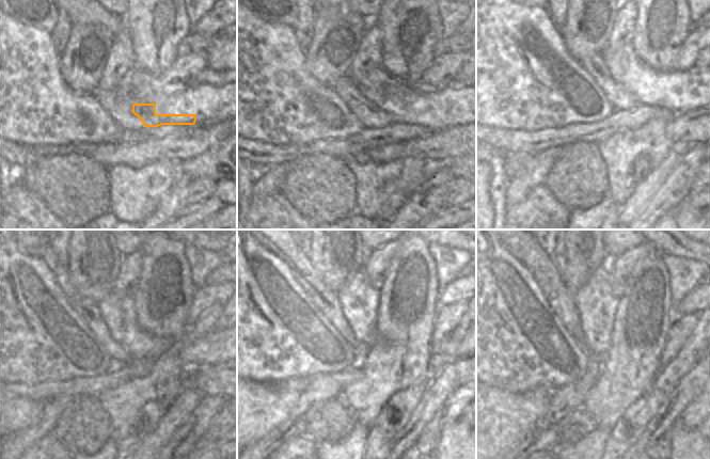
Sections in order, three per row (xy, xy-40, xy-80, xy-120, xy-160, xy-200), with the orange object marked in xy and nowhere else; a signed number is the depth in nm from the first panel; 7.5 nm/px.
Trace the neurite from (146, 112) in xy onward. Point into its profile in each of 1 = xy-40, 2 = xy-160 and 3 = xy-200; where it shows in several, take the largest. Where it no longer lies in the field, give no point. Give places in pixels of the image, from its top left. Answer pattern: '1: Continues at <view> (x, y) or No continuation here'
1: Continues at xy-40 (385, 112)
2: Continues at xy-160 (289, 251)
3: Continues at xy-200 (529, 251)

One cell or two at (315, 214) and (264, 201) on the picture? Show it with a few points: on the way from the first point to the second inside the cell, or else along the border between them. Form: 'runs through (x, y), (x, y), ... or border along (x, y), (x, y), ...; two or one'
border along (267, 189), (299, 218); two

